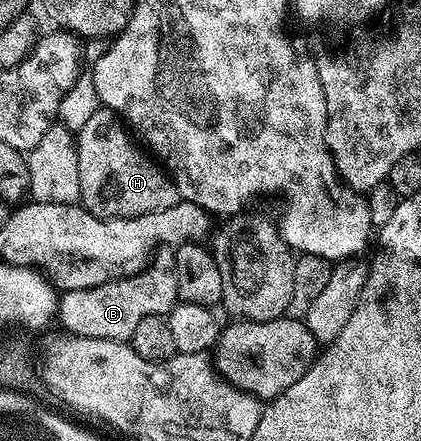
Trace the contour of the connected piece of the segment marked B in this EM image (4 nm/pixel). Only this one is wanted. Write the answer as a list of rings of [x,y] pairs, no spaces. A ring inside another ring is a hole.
[[[163,245],[144,271],[128,275],[126,279],[102,283],[97,289],[60,294],[57,319],[63,322],[62,330],[73,335],[84,335],[87,339],[127,341],[133,329],[137,329],[137,321],[150,315],[166,316],[178,299],[175,252],[170,246]]]

